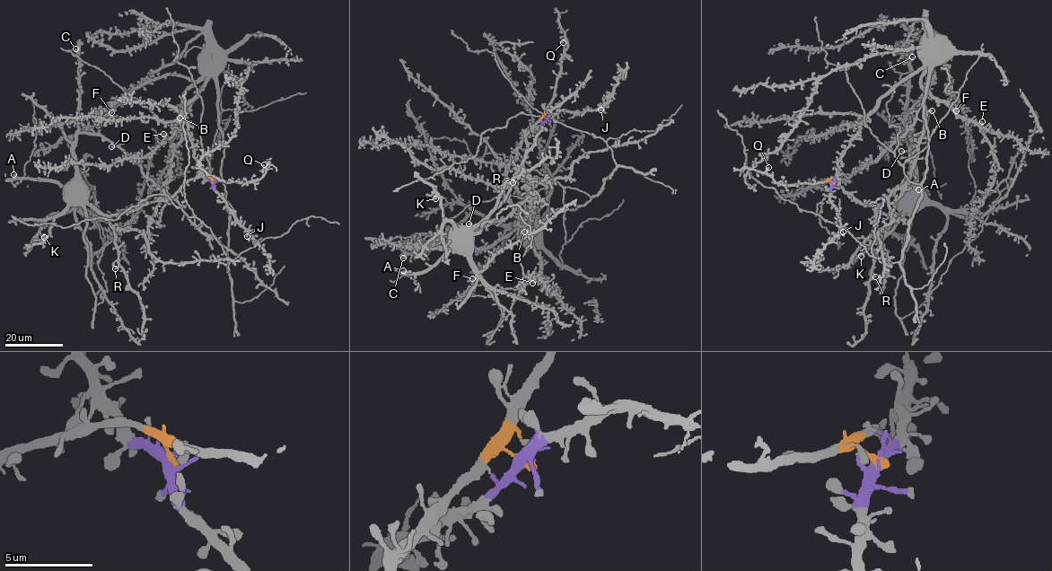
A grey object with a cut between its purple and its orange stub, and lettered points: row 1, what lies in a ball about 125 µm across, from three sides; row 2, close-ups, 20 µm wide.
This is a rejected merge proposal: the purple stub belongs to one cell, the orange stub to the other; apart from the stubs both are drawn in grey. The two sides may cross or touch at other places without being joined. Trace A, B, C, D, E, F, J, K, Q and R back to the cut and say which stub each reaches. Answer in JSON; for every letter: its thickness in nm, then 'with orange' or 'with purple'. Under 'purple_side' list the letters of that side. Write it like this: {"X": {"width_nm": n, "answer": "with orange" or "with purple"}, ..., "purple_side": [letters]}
{"A": {"width_nm": 480, "answer": "with orange"}, "B": {"width_nm": 500, "answer": "with purple"}, "C": {"width_nm": 480, "answer": "with orange"}, "D": {"width_nm": 420, "answer": "with orange"}, "E": {"width_nm": 440, "answer": "with purple"}, "F": {"width_nm": 320, "answer": "with purple"}, "J": {"width_nm": 200, "answer": "with purple"}, "K": {"width_nm": 440, "answer": "with orange"}, "Q": {"width_nm": 400, "answer": "with orange"}, "R": {"width_nm": 300, "answer": "with orange"}, "purple_side": ["B", "E", "F", "J"]}

